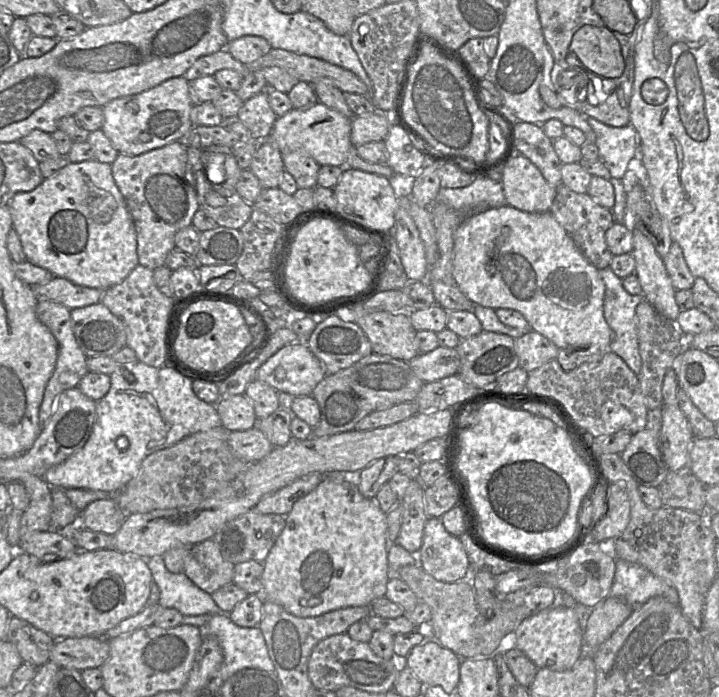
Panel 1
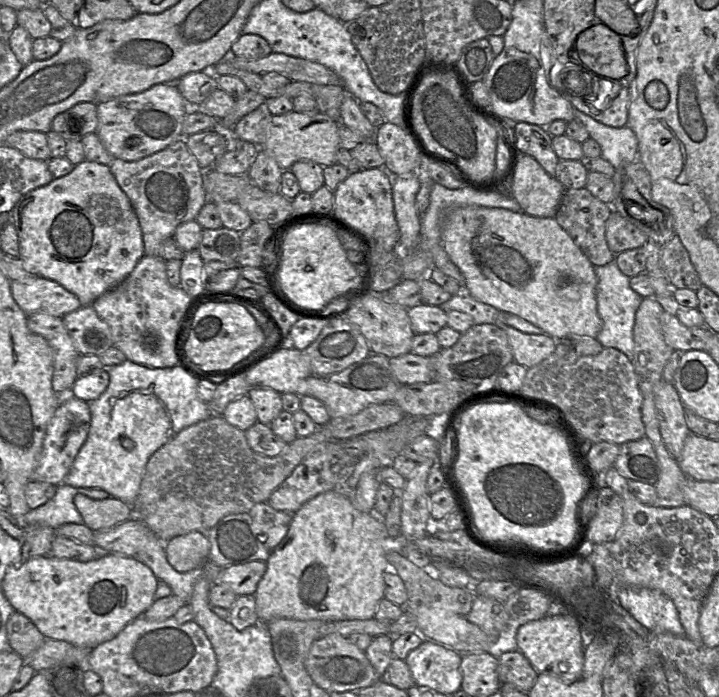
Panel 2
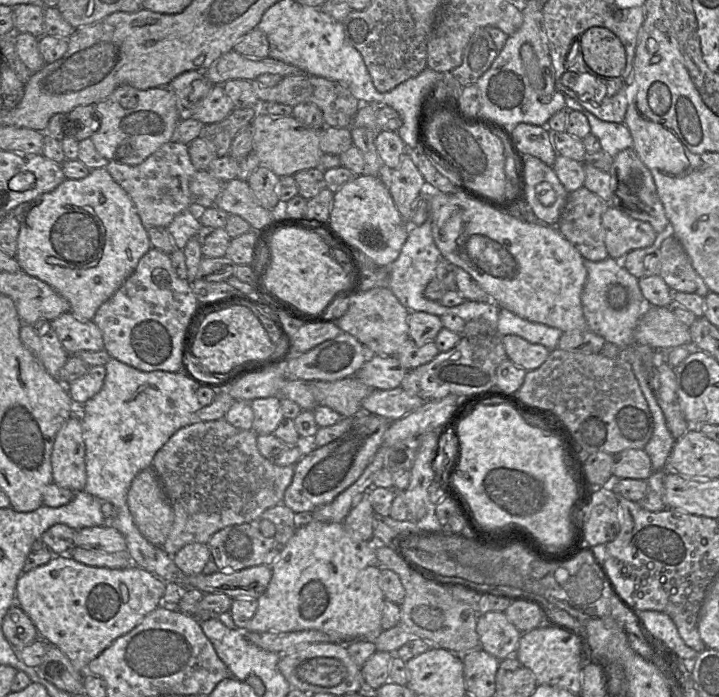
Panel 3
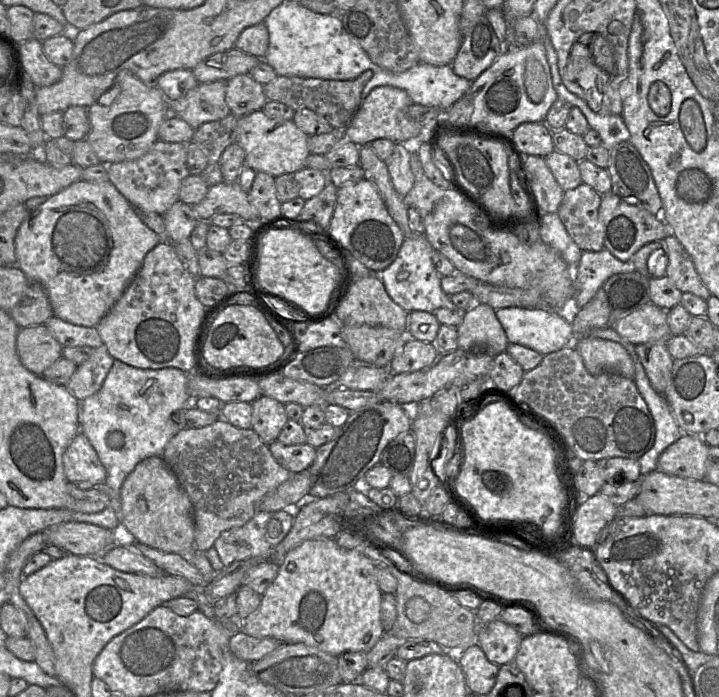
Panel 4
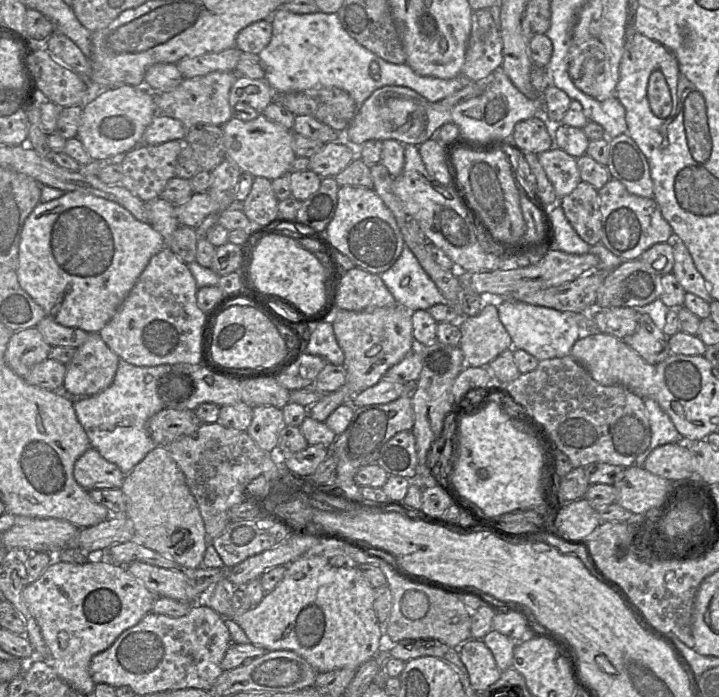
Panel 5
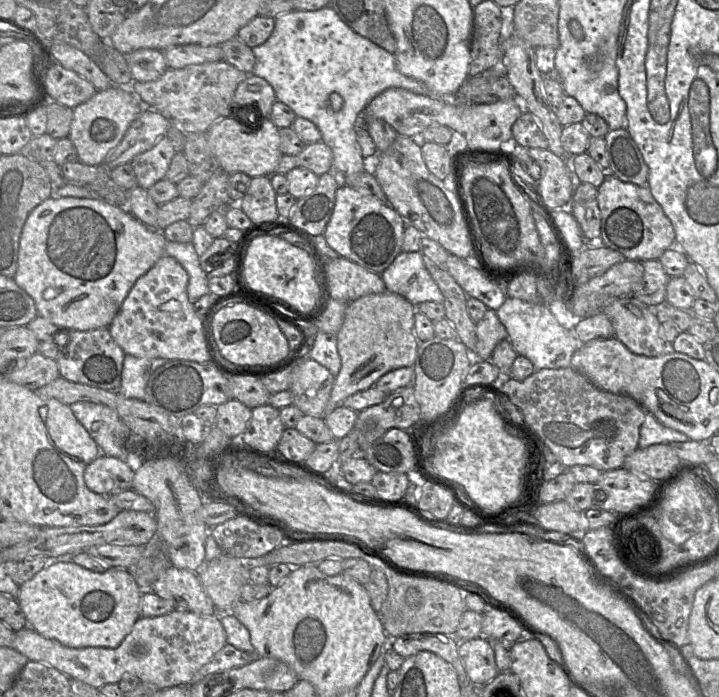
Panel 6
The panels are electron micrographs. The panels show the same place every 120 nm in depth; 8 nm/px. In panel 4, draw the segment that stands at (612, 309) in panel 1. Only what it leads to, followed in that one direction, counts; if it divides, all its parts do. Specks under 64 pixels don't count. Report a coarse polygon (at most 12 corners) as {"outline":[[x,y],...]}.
{"outline":[[608,249],[582,251],[575,273],[577,309],[612,275],[636,270]]}

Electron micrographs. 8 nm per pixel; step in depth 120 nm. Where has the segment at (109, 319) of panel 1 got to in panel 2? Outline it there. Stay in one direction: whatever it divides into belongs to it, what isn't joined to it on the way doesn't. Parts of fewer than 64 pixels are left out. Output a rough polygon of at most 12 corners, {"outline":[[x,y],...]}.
{"outline":[[92,305],[62,321],[80,355],[113,346],[109,326]]}

